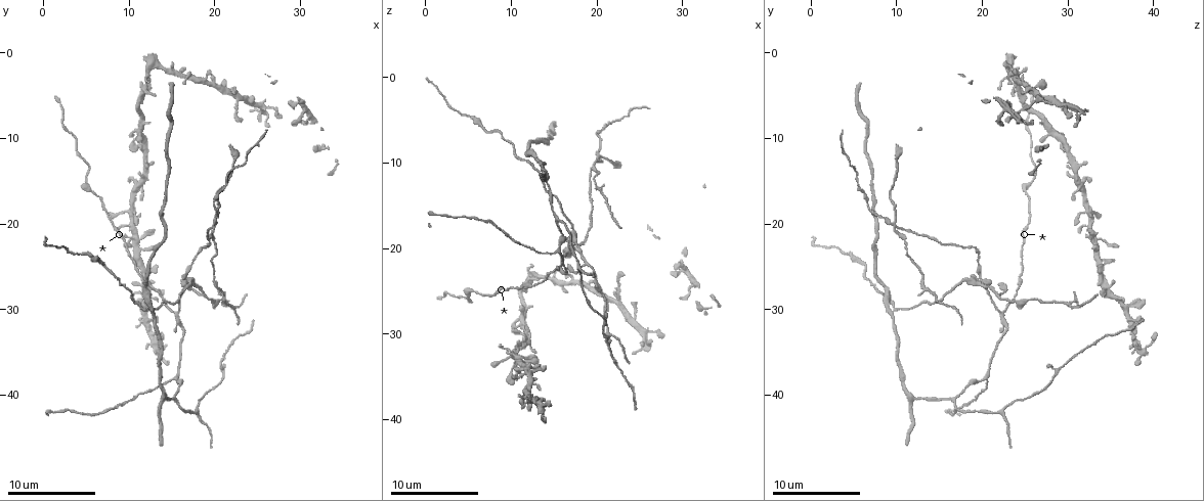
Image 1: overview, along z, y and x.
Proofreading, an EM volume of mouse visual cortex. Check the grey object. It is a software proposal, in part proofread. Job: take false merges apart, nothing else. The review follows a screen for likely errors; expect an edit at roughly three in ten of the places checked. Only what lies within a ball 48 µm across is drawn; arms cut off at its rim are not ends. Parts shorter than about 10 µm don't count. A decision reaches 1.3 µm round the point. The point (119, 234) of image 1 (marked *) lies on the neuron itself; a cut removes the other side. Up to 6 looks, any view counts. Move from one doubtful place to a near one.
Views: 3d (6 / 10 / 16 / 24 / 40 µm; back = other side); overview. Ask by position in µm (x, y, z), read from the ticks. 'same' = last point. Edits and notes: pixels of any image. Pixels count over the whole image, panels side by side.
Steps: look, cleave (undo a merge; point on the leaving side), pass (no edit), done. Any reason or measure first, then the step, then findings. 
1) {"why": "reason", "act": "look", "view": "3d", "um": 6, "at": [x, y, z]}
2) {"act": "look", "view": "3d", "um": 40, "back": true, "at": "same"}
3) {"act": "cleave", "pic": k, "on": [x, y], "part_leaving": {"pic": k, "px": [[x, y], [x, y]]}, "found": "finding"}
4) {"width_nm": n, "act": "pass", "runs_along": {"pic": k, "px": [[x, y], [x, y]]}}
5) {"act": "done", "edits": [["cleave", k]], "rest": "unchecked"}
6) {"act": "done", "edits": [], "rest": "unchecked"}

{"act": "look", "view": "3d", "um": 10, "at": [15.4, 38.2, 20.0]}

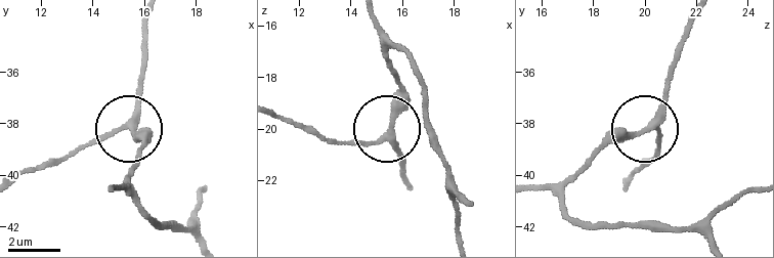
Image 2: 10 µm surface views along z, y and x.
{"side_arm_um": 20, "arms": 3, "act": "pass", "found": "continuous, no second neuron"}

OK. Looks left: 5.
{"act": "look", "view": "3d", "um": 10, "at": [15.4, 30.4, 22.4]}

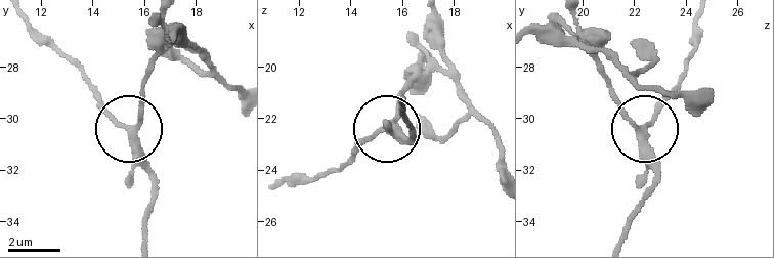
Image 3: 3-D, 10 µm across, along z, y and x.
{"width_nm": 250, "act": "pass", "runs_along": {"pic": 3, "px": [[25, 17], [129, 128], [148, 73]]}, "found": "continuous, no second neuron"}

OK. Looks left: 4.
{"why": "three-way junction", "act": "look", "view": "3d", "um": 6, "at": [15.4, 40.4, 16.6]}

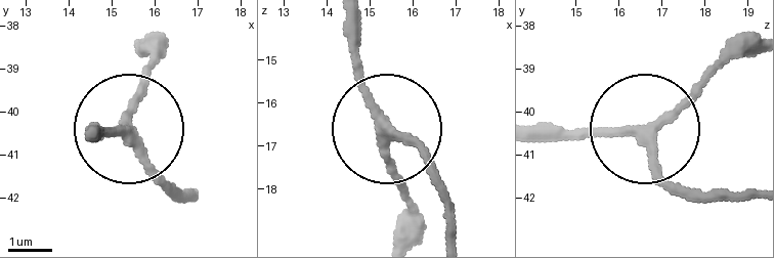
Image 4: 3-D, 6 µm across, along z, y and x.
{"act": "look", "view": "3d", "um": 6, "back": true, "at": [15.35, 40.55, 16.45]}

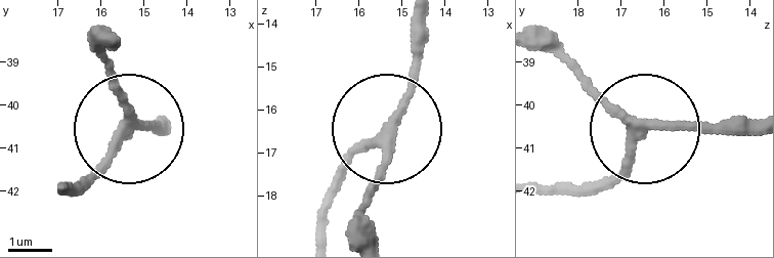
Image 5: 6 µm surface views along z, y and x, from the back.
{"act": "pass", "runs_along": {"pic": 5, "px": [[370, 235], [370, 191], [391, 129], [358, 147], [340, 177]]}, "found": "all the same neuron"}

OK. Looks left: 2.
{"act": "done", "edits": [], "rest": "unchecked"}

